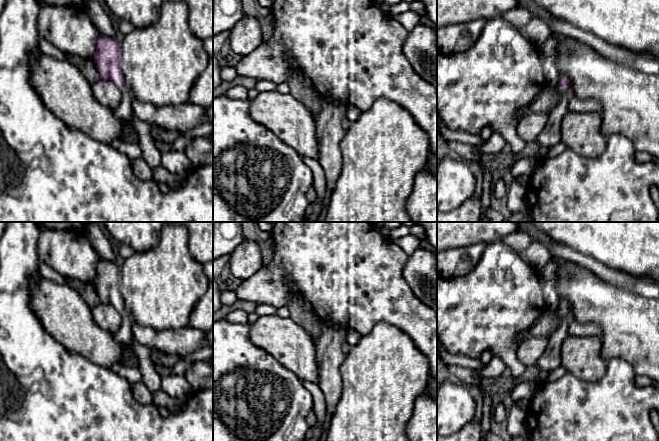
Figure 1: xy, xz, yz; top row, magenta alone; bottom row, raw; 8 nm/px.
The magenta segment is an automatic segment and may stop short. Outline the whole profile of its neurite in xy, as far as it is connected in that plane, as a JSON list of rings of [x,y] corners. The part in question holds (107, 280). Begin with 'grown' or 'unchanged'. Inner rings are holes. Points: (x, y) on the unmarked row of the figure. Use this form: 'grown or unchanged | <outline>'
grown | [[[99,258],[94,278],[97,295],[101,303],[112,305],[122,315],[122,324],[114,339],[124,349],[122,364],[126,367],[138,368],[138,358],[132,347],[131,318],[119,292],[120,284],[120,266],[115,262]]]

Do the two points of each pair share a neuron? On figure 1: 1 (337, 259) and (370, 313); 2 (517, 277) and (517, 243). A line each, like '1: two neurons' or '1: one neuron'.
1: one neuron
2: two neurons

